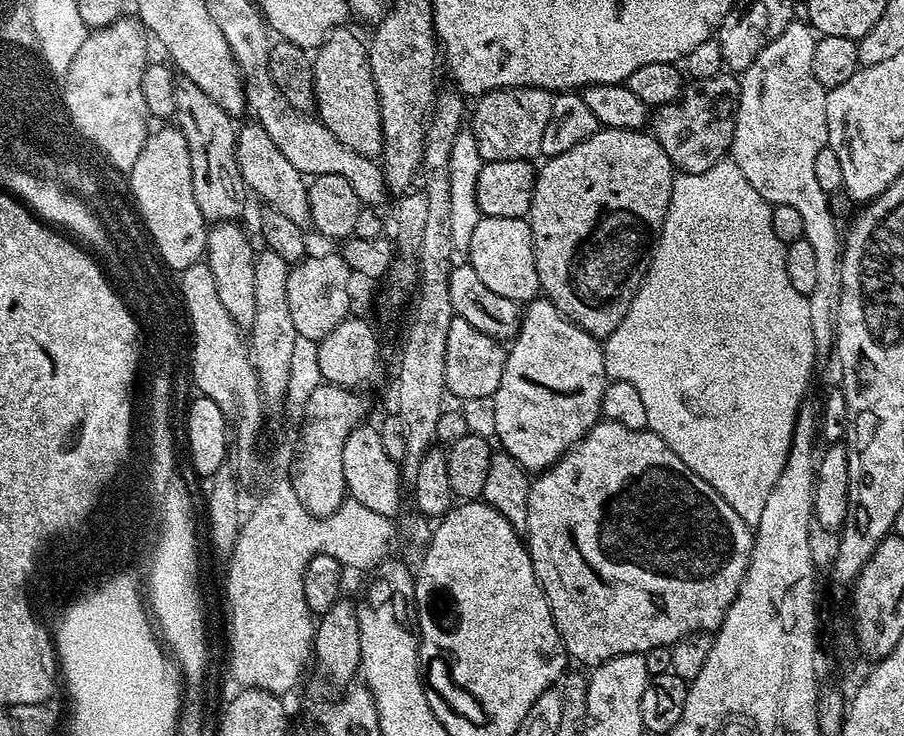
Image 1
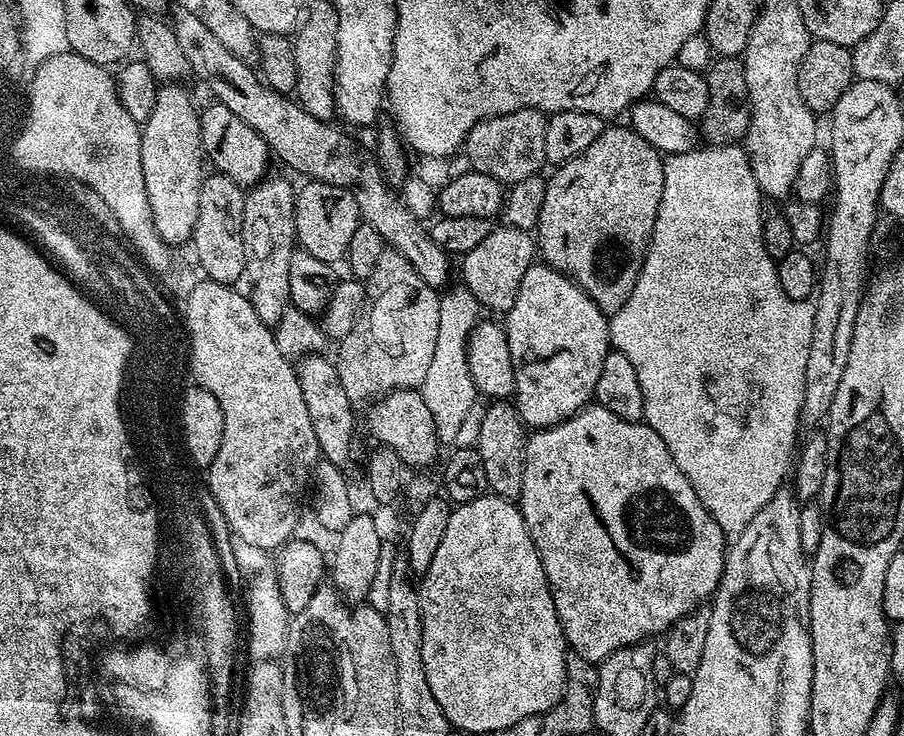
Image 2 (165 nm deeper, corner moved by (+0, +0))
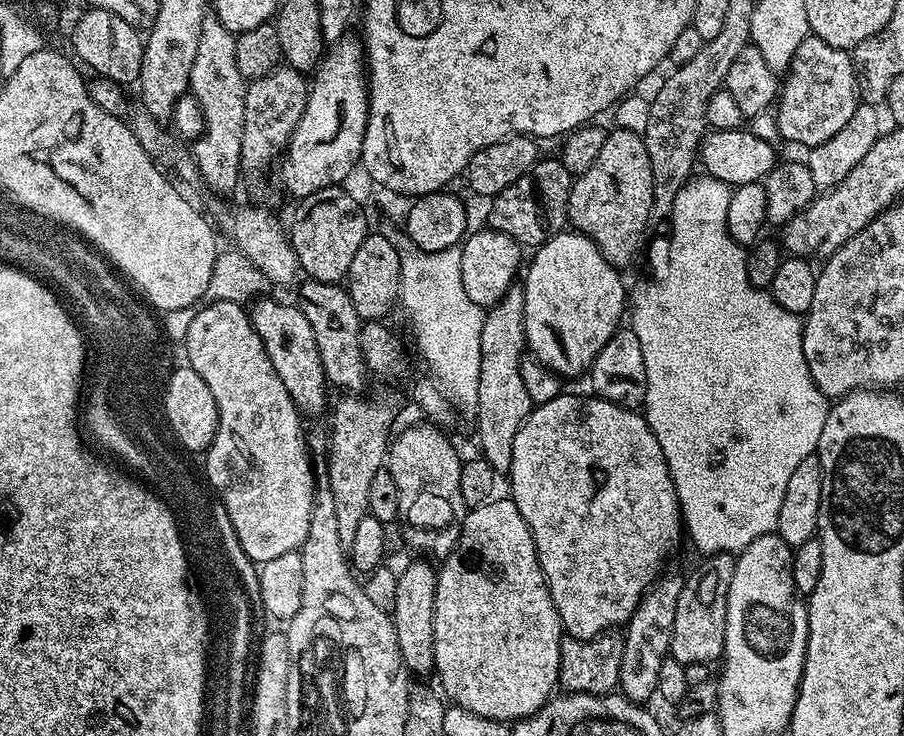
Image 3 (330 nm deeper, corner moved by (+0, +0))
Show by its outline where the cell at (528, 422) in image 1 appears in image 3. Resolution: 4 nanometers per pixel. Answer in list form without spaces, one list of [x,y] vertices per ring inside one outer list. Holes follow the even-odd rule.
[[[561,230],[556,235],[545,241],[544,244],[537,247],[531,254],[532,261],[527,261],[526,271],[522,276],[522,287],[524,290],[524,342],[527,351],[535,356],[561,378],[567,376],[580,376],[589,371],[592,366],[592,360],[598,358],[598,350],[602,350],[602,346],[606,346],[606,342],[610,342],[610,338],[621,327],[620,319],[626,316],[626,288],[624,292],[624,280],[618,269],[610,262],[606,262],[606,258],[598,250],[598,246],[588,236],[584,236],[581,232],[575,230]]]

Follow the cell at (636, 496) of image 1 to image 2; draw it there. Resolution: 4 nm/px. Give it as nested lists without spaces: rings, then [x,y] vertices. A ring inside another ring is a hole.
[[[599,406],[582,408],[570,419],[555,424],[553,428],[533,431],[527,437],[524,446],[524,473],[518,507],[520,513],[524,515],[528,533],[538,550],[542,566],[546,570],[546,578],[552,591],[554,606],[564,631],[567,647],[575,655],[593,662],[605,660],[611,652],[616,652],[619,648],[628,648],[632,644],[652,638],[648,636],[656,636],[659,632],[660,635],[667,633],[668,629],[678,623],[683,616],[692,615],[701,606],[711,601],[724,573],[726,559],[724,531],[718,526],[718,522],[714,522],[710,510],[706,510],[698,494],[694,494],[694,486],[690,486],[686,474],[678,470],[666,442],[662,442],[662,438],[658,438],[656,431],[648,424],[623,420],[618,418],[618,414],[610,414],[610,410]]]

